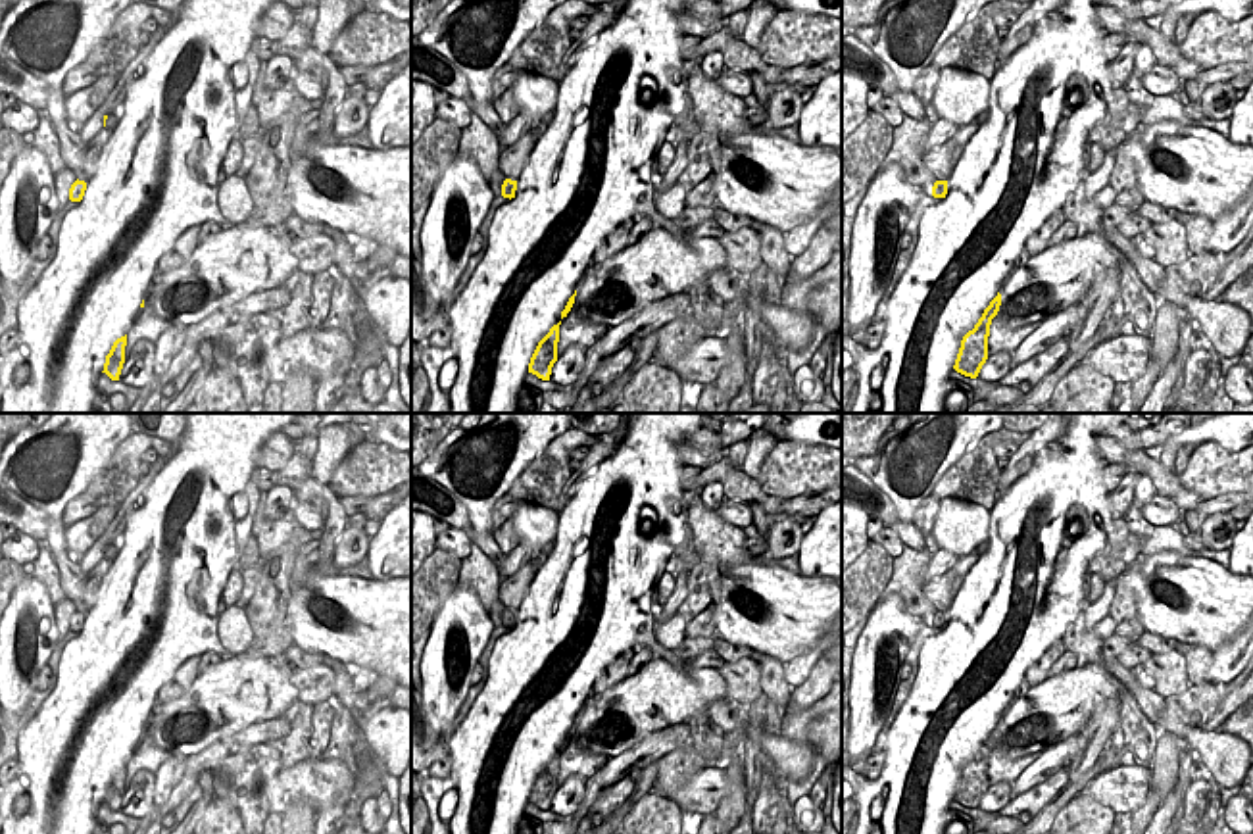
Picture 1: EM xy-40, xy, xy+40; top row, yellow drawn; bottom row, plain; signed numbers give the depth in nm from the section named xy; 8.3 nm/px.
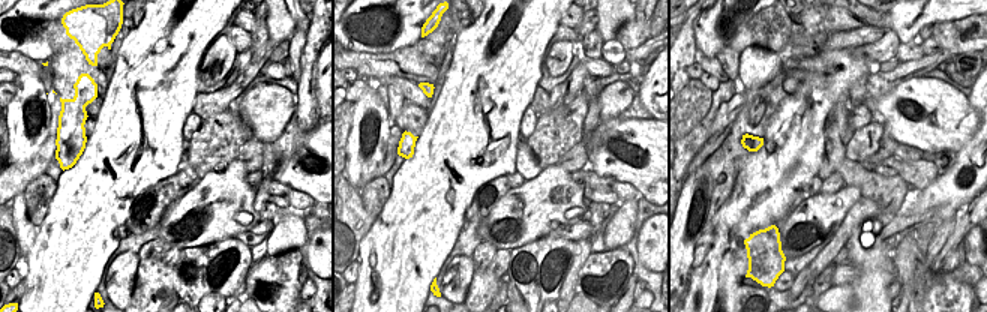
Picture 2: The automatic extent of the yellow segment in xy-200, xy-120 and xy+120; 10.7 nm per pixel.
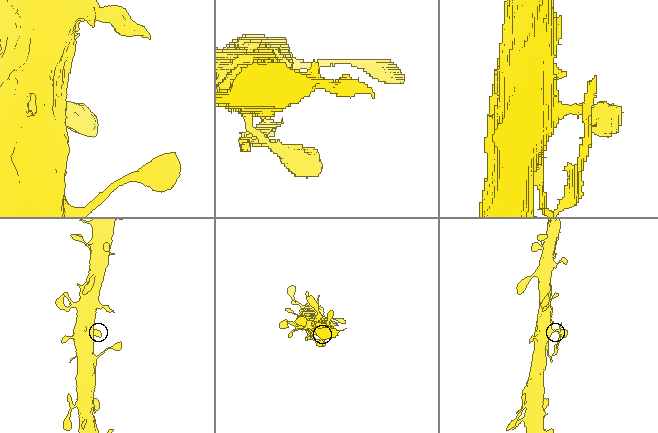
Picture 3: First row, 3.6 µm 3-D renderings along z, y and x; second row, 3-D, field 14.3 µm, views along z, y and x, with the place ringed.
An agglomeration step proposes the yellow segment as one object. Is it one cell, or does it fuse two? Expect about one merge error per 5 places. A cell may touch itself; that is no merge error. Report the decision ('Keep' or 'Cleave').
Keep

